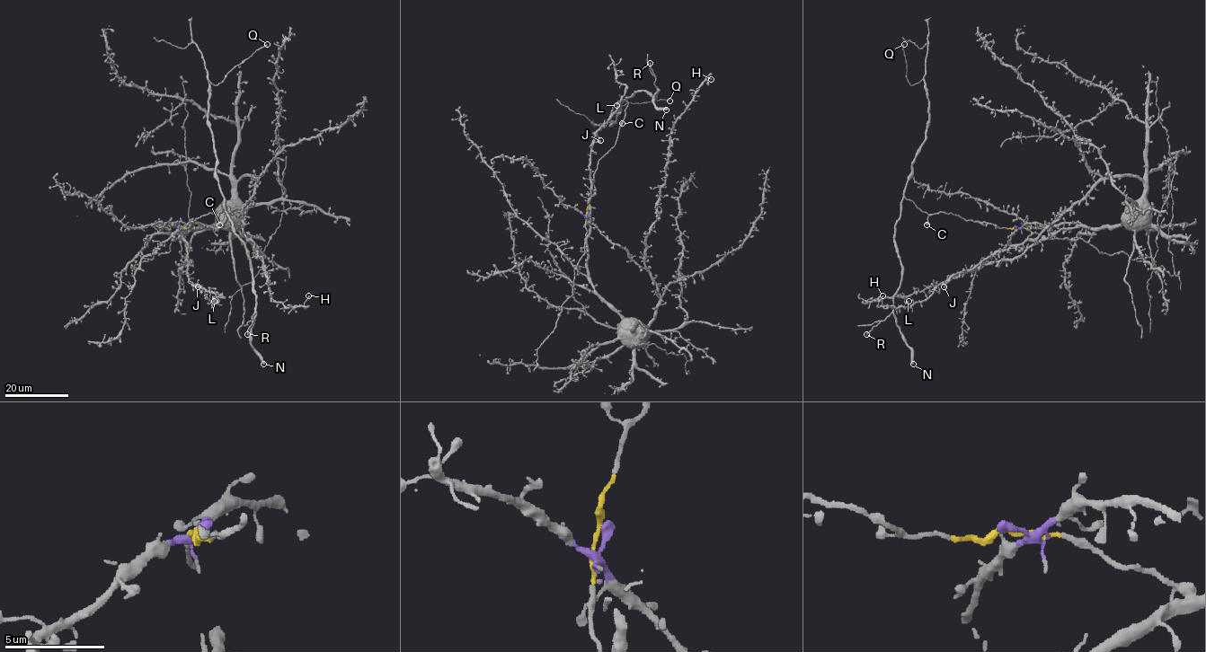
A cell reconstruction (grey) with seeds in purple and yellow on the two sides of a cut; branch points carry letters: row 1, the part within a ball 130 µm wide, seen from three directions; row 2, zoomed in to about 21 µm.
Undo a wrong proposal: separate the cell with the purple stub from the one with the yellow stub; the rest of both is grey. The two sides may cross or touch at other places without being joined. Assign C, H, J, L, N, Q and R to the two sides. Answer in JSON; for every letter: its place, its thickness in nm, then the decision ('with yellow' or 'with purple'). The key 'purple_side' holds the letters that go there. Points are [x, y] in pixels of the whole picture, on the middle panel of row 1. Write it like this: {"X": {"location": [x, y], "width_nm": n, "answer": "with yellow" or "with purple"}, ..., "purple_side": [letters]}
{"C": {"location": [622, 123], "width_nm": 600, "answer": "with yellow"}, "H": {"location": [711, 79], "width_nm": 220, "answer": "with purple"}, "J": {"location": [600, 140], "width_nm": 400, "answer": "with purple"}, "L": {"location": [616, 105], "width_nm": 480, "answer": "with purple"}, "N": {"location": [666, 110], "width_nm": 480, "answer": "with yellow"}, "Q": {"location": [669, 101], "width_nm": 160, "answer": "with yellow"}, "R": {"location": [650, 63], "width_nm": 190, "answer": "with yellow"}, "purple_side": ["H", "J", "L"]}

